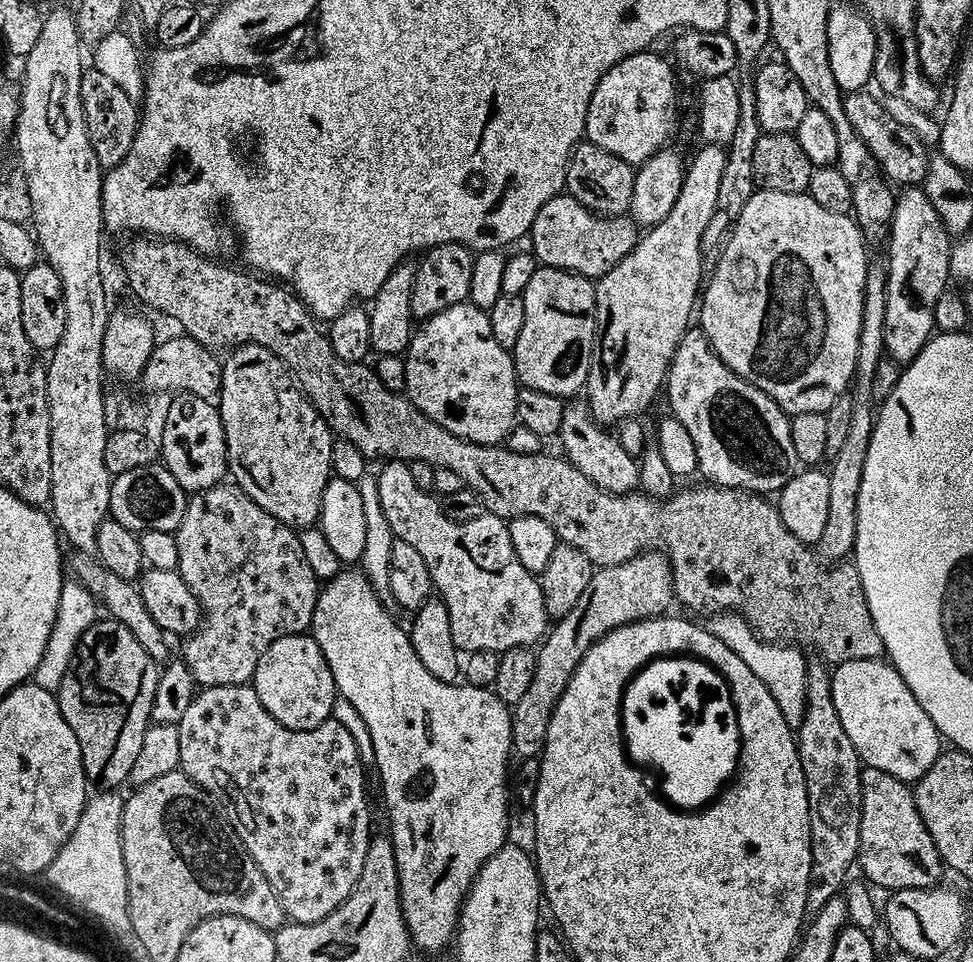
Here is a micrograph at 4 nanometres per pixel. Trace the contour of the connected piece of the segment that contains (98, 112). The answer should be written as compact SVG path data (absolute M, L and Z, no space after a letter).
M94 66L84 73L80 83L80 97L84 107L84 122L88 124L88 137L96 149L101 169L116 168L130 154L136 132L140 128L142 112L137 101L132 100L130 94L125 94L112 79L106 78L106 74Z

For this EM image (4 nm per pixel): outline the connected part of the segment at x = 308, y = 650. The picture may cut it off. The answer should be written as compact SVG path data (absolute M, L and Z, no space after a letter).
M311 635L287 636L281 640L276 640L273 645L270 645L269 649L257 661L254 687L262 706L266 706L269 714L278 723L290 730L309 732L333 719L332 710L338 699L334 674L326 662L318 642L312 639Z

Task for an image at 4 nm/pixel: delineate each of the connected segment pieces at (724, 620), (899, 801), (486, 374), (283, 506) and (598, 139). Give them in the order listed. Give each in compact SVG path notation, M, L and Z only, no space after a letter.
M724 614L711 617L709 620L711 621L707 621L704 626L707 631L729 647L734 654L738 654L738 658L742 659L742 662L745 662L746 666L757 675L758 680L770 690L788 724L793 728L799 727L807 704L808 662L801 660L790 648L783 648L773 642L760 639L742 616Z
M869 767L861 771L860 786L859 854L856 864L864 874L863 879L873 887L886 889L886 892L937 885L941 881L942 861L917 812L911 787L903 780Z
M471 302L458 304L452 308L448 308L445 312L440 312L436 316L423 321L424 329L417 331L412 338L412 345L406 350L406 363L408 371L408 383L406 395L409 400L415 404L420 412L425 412L434 422L438 422L438 426L442 426L446 430L450 430L450 434L454 434L463 440L469 440L475 444L487 444L489 446L500 446L505 443L504 439L512 432L512 427L517 427L518 421L516 411L518 410L518 394L520 388L516 379L516 361L513 353L509 349L504 348L494 338L492 327L490 326L490 318L485 309L476 307Z
M245 344L233 352L236 353L223 365L223 388L218 395L218 409L228 446L236 444L234 436L238 434L234 434L232 424L240 422L240 456L234 448L228 448L228 460L240 460L240 476L235 483L255 504L262 506L262 510L289 528L317 527L323 492L334 476L331 460L334 433L273 352L257 344Z
M645 50L612 67L598 82L588 111L587 143L633 166L646 163L672 136L668 119L676 108L676 76L671 66L654 53Z

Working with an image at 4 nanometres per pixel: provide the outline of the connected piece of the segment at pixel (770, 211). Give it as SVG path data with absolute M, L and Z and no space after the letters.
M760 190L752 195L740 215L735 217L733 224L736 225L732 228L732 237L729 238L728 245L725 246L724 253L716 264L716 273L713 276L711 273L698 304L699 328L704 331L710 346L731 372L765 392L783 412L788 413L789 417L815 417L830 413L837 401L853 387L858 362L860 331L864 317L864 287L870 271L867 248L869 245L860 230L860 225L851 215L843 216L834 214L831 210L822 210L822 206L818 206L818 202L814 202L814 198L807 194L799 196L767 190Z

